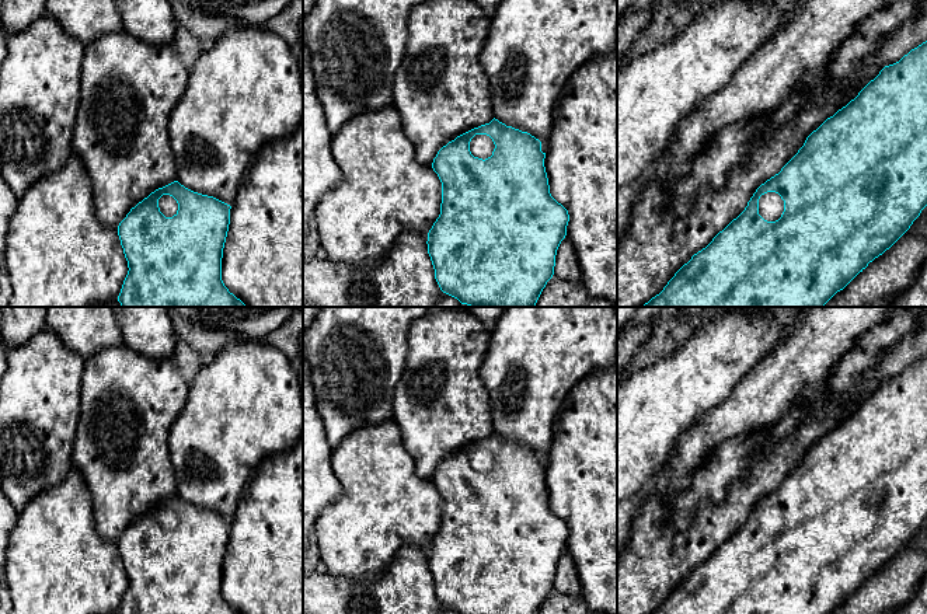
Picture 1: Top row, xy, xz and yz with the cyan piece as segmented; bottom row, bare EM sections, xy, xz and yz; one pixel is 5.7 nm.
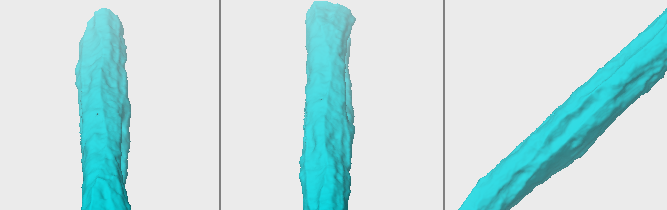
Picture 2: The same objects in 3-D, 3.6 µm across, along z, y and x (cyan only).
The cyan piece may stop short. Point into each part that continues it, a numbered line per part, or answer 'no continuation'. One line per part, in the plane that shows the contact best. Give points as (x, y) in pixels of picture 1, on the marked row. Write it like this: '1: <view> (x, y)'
1: yz (770, 205)

